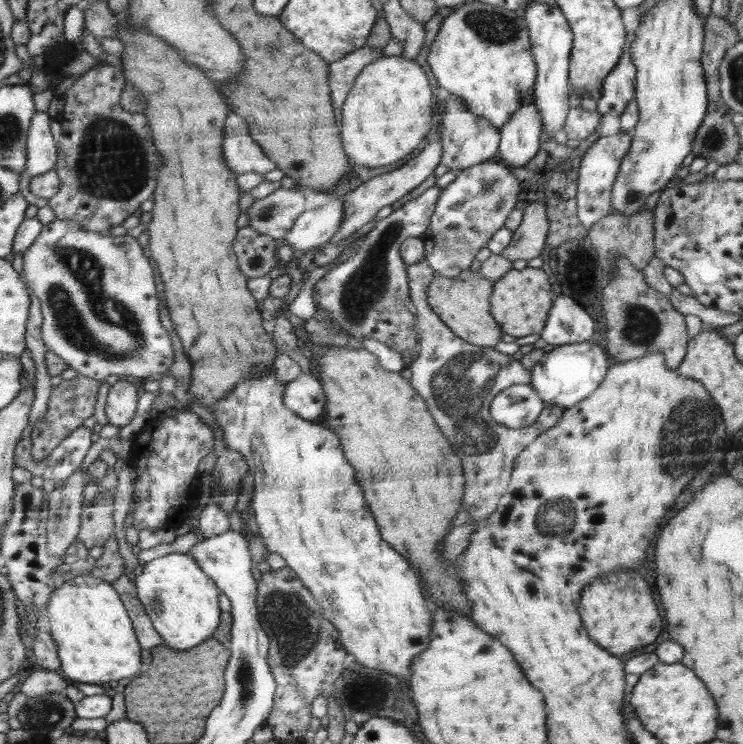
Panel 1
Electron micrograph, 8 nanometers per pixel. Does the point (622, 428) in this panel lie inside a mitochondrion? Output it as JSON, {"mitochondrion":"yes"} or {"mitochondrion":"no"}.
{"mitochondrion":"no"}

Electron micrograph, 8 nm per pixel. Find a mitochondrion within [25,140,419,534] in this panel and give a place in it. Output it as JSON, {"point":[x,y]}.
{"point":[82,316]}

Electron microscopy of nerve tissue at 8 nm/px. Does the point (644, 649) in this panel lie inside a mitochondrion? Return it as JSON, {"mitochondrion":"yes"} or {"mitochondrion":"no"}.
{"mitochondrion":"no"}

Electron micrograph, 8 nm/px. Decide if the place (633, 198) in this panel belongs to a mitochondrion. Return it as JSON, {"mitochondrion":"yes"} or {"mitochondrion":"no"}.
{"mitochondrion":"yes"}

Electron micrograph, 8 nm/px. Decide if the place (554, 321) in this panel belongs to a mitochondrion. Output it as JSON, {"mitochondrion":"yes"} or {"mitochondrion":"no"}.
{"mitochondrion":"no"}

